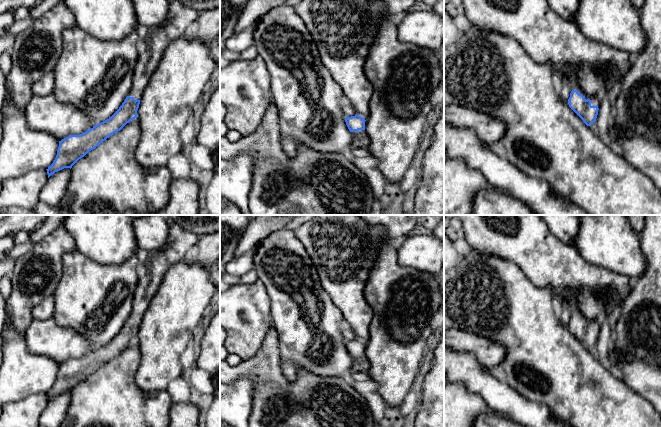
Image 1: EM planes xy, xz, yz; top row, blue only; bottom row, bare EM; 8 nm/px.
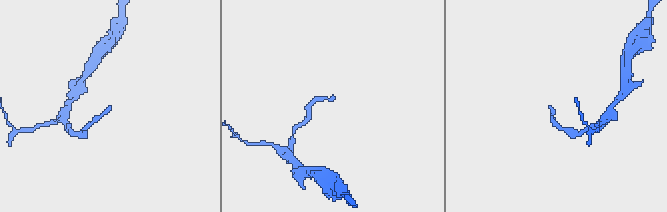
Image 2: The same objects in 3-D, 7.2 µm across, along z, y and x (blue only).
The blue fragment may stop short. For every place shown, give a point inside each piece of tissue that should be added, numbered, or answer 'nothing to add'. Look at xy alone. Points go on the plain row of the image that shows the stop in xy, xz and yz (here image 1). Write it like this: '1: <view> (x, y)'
1: xy (158, 262)

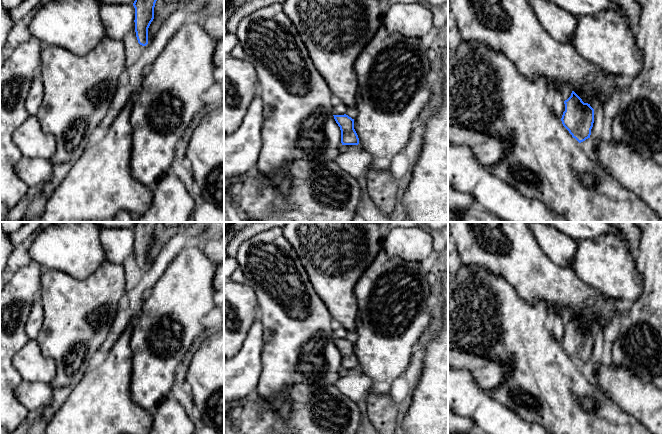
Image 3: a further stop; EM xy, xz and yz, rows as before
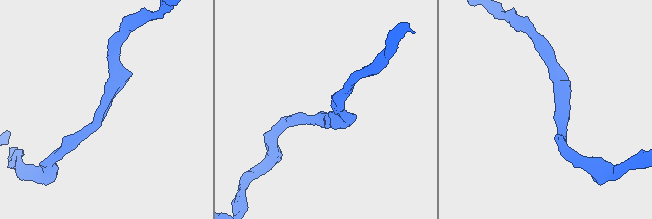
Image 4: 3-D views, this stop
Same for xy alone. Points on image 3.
nothing to add

